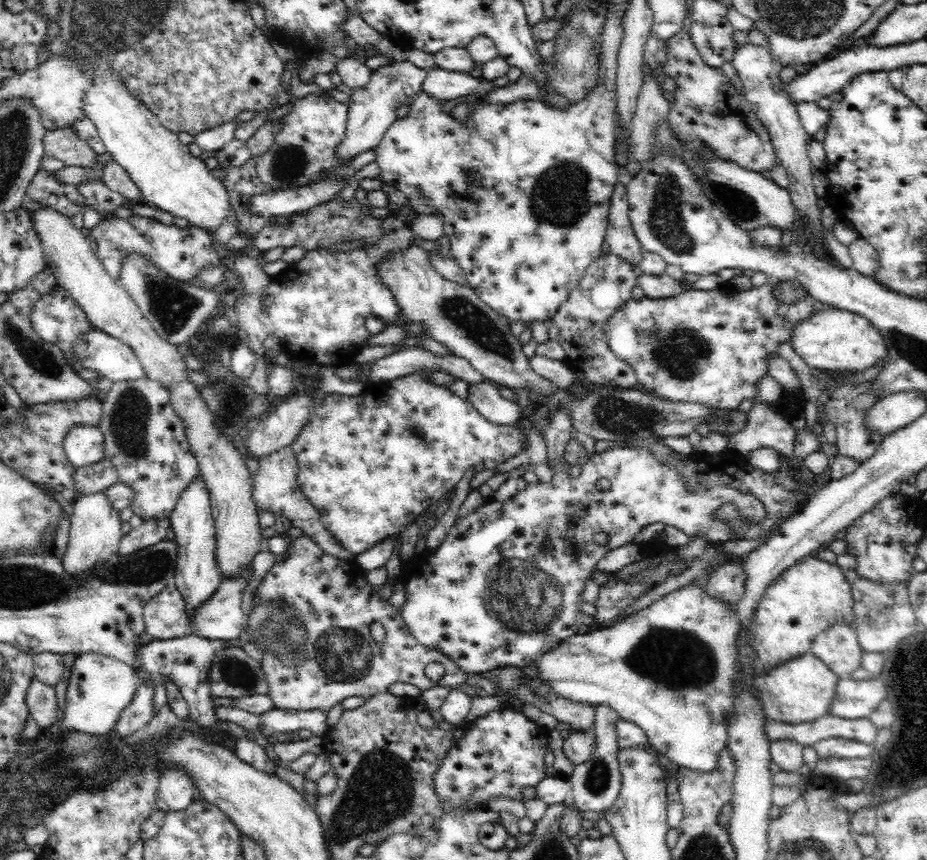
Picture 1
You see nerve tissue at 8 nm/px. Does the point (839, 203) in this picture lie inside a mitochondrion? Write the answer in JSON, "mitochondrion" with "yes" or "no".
{"mitochondrion":"no"}

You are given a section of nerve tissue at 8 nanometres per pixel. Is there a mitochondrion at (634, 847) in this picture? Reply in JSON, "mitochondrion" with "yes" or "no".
{"mitochondrion":"no"}

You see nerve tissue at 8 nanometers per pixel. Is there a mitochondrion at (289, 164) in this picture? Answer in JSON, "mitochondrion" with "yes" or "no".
{"mitochondrion":"yes"}

